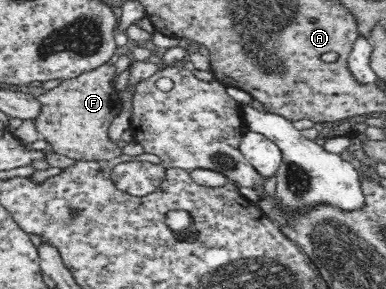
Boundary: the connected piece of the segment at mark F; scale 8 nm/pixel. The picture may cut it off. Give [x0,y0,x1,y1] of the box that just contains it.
[36,65,123,162]

